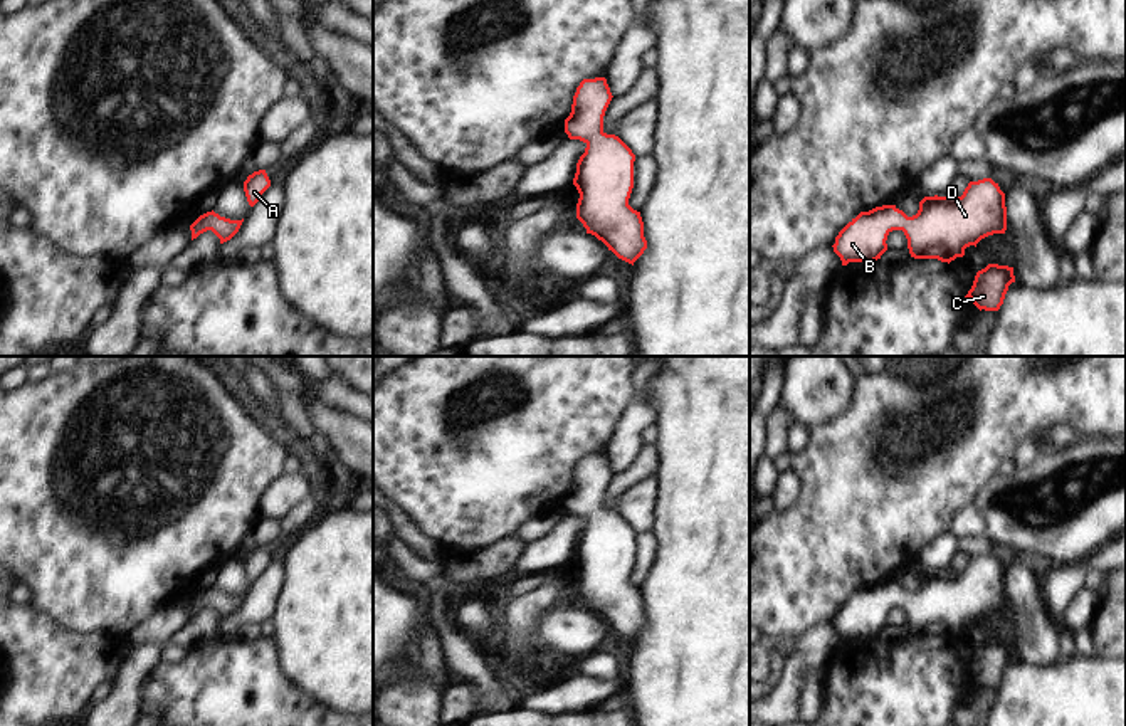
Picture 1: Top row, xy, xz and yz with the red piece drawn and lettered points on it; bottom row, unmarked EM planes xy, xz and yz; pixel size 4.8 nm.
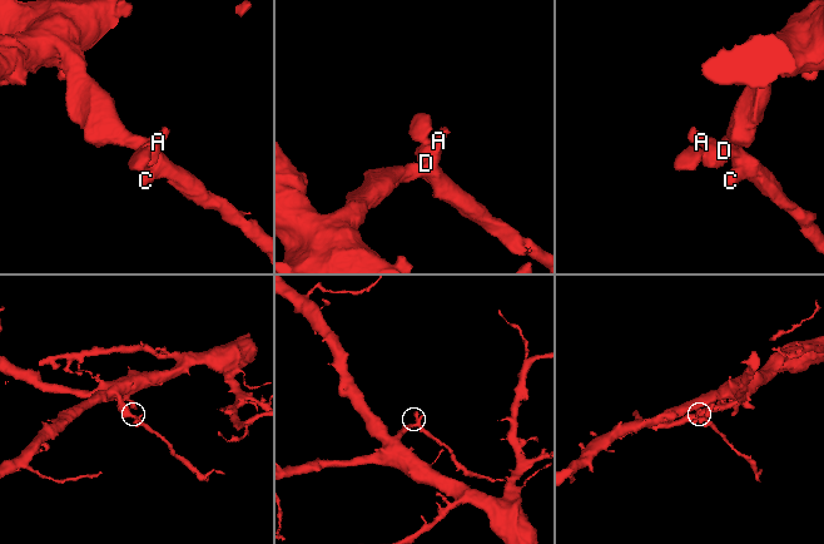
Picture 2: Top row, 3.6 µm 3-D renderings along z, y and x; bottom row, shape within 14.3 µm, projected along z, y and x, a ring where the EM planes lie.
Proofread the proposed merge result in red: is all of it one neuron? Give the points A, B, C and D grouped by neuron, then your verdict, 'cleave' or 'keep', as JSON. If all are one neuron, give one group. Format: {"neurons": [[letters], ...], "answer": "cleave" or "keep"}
{"neurons": [["A", "B", "C", "D"]], "answer": "keep"}

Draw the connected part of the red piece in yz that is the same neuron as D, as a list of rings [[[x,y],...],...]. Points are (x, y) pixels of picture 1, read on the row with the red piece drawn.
[[[992,178],[970,182],[961,197],[924,197],[919,202],[916,215],[908,217],[896,205],[876,207],[860,212],[835,237],[834,252],[842,266],[849,262],[874,262],[887,250],[887,235],[892,230],[902,230],[908,239],[908,249],[914,259],[938,259],[951,262],[965,255],[965,249],[975,245],[993,234],[1007,230],[1005,193]]]

